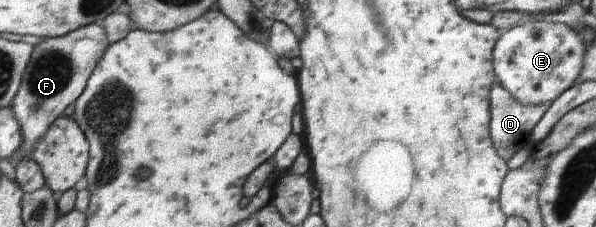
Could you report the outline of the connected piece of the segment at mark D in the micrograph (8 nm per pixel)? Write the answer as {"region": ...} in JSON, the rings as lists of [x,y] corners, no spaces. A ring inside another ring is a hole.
{"region":[[[494,80],[490,88],[489,101],[490,140],[497,155],[508,161],[530,138],[532,129],[548,110],[548,104],[518,104],[518,100],[514,100],[498,80]]]}

